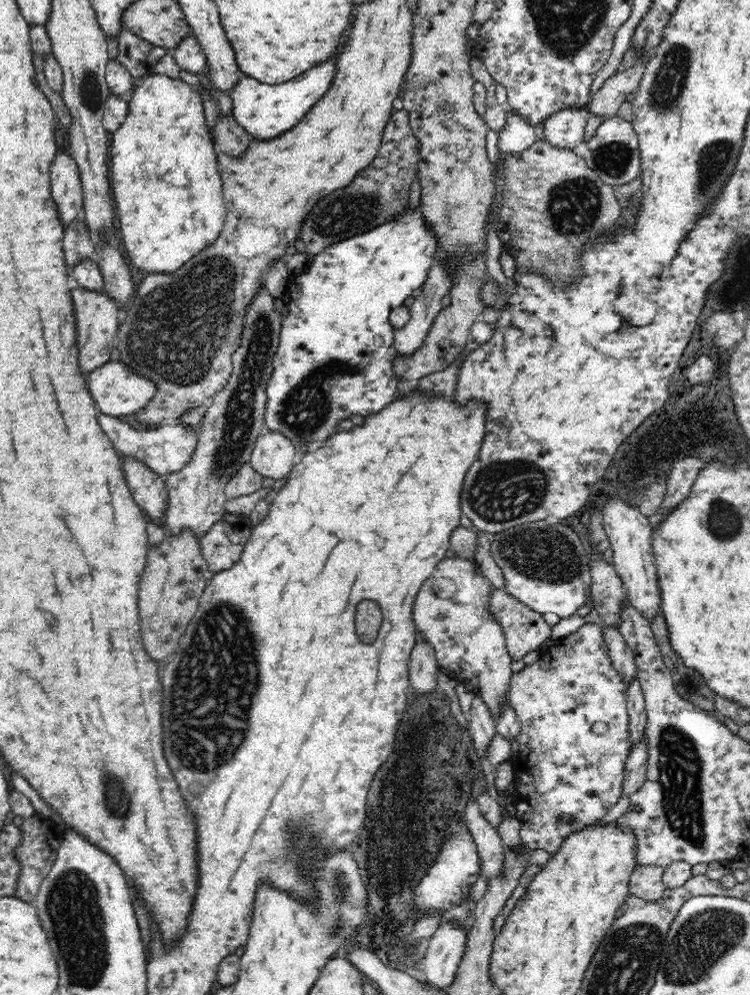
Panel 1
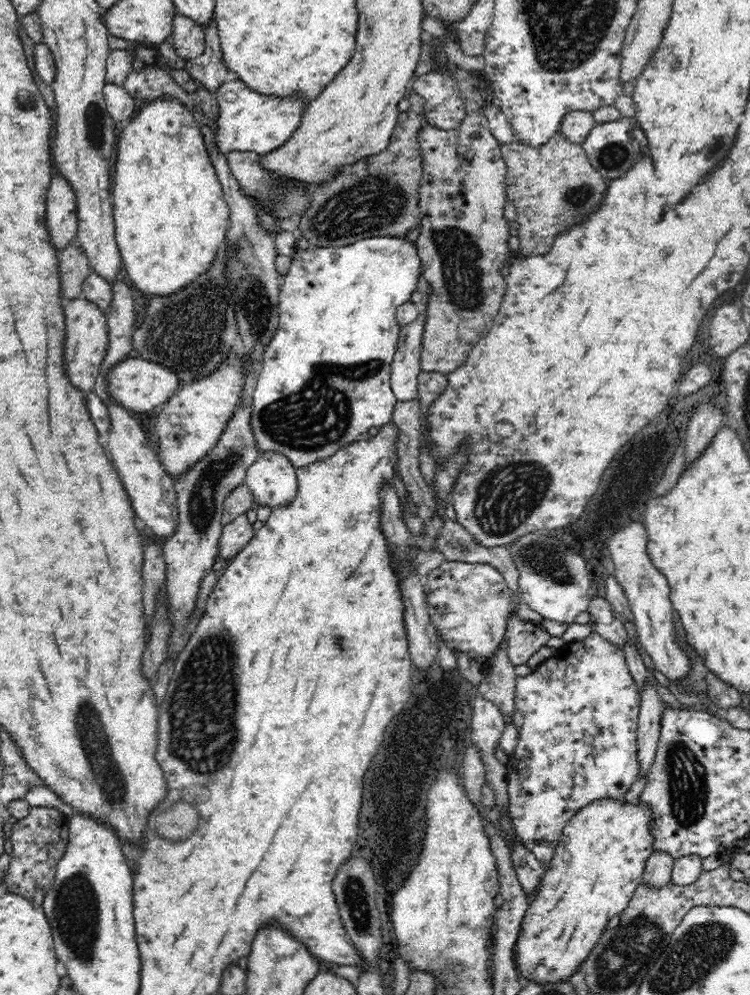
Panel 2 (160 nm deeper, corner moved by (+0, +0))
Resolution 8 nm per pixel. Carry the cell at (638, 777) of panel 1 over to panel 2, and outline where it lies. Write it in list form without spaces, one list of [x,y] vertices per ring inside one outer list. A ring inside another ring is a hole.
[[[646,681],[641,694],[639,721],[636,734],[638,759],[640,762],[639,777],[648,774],[656,757],[660,740],[660,718],[664,714],[664,703],[658,696],[656,688]]]

